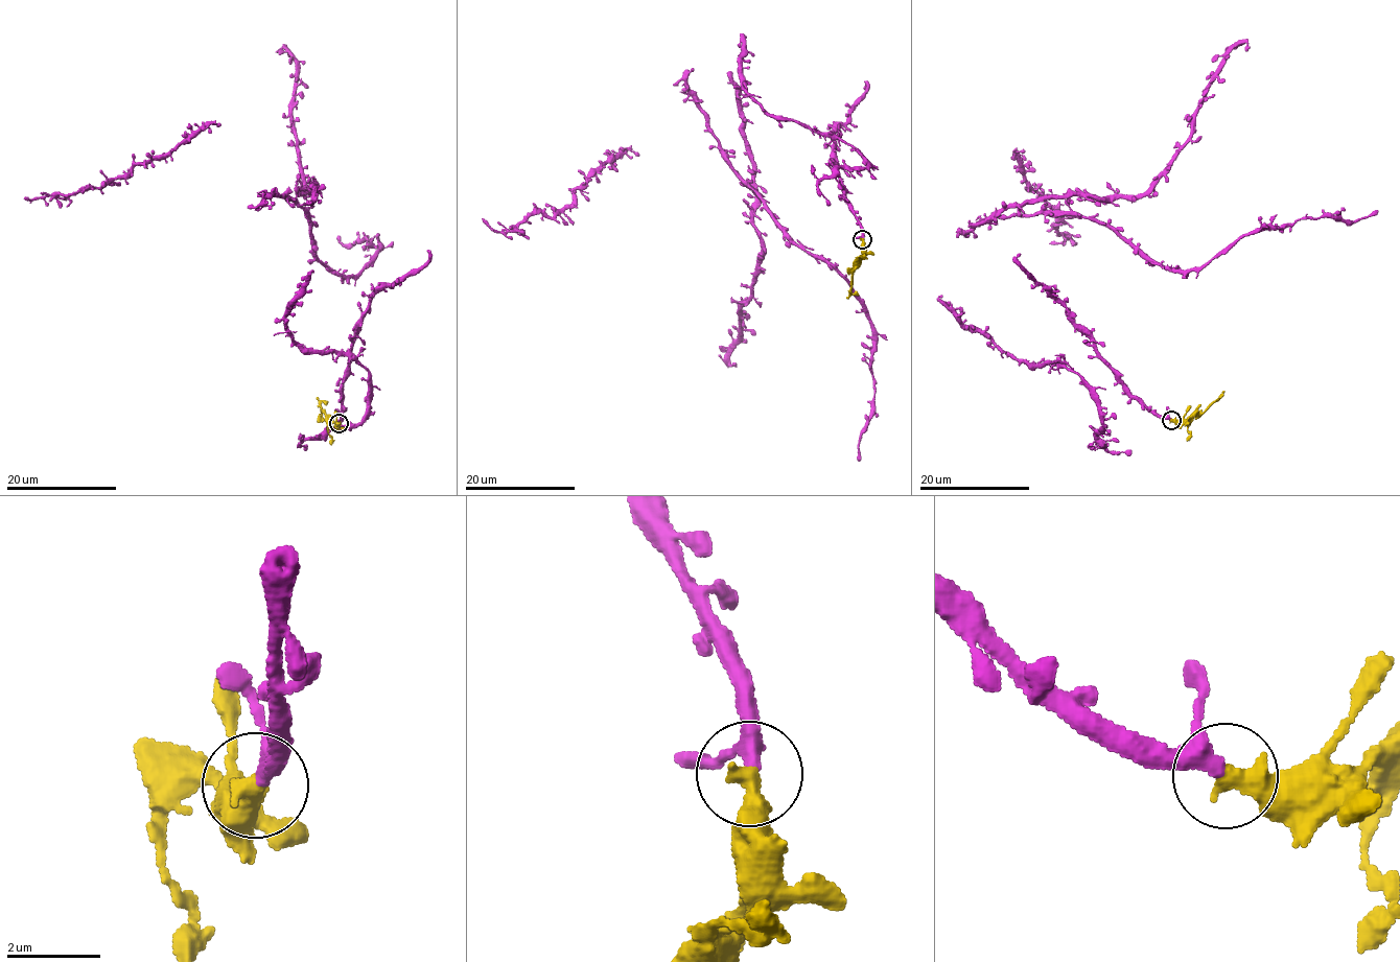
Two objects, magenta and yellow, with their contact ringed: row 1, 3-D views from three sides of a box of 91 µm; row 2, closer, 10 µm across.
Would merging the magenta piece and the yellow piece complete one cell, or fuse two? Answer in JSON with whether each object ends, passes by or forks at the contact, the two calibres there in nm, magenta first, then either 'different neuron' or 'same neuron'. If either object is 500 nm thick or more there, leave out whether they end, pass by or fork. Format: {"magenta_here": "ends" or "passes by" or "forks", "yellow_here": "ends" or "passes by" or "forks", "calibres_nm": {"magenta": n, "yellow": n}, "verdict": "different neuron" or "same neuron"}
{"calibres_nm": {"magenta": 280, "yellow": 500}, "verdict": "same neuron"}

